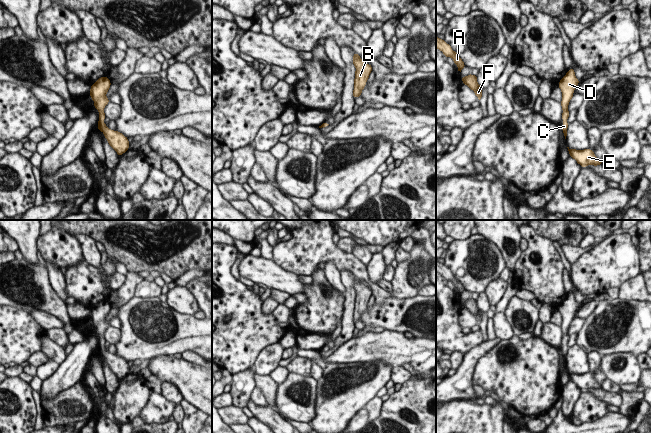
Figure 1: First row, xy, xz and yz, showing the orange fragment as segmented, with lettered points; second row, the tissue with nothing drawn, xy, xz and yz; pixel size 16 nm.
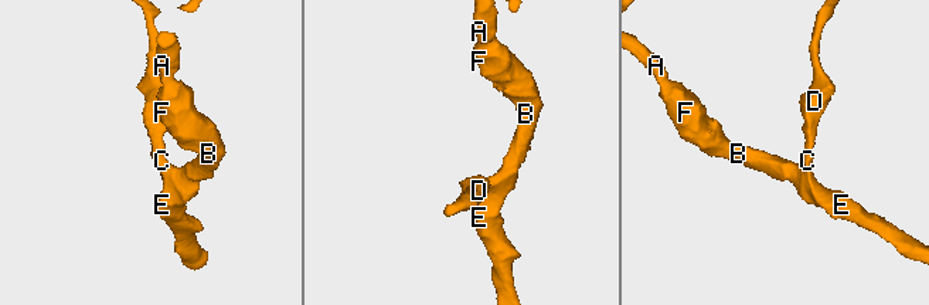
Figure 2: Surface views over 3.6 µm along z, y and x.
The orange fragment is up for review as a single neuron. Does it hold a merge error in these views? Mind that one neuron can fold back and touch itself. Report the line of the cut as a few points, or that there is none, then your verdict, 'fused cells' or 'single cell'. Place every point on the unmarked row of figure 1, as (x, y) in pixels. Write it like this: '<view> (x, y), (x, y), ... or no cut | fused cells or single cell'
no cut | single cell

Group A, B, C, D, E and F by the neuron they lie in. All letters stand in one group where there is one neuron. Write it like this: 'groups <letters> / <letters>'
groups A B C D E F

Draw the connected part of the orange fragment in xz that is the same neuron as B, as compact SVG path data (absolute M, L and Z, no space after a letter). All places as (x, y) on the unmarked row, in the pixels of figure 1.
M354 277L353 288L356 292L353 321L356 322L361 320L362 314L368 305L369 298L372 296L372 290L364 286L357 277Z

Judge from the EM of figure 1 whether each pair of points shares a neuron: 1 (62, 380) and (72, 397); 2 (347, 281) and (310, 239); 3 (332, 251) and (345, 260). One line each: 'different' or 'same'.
1: different
2: different
3: same

